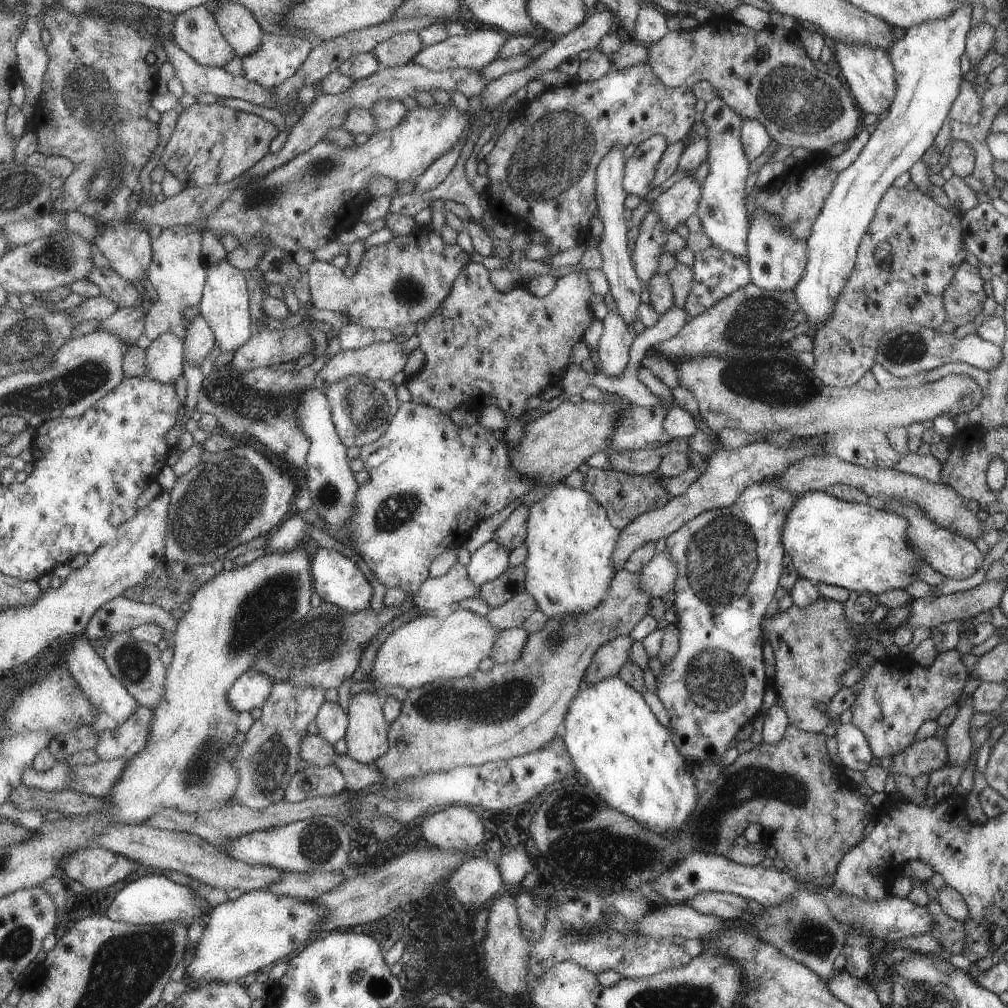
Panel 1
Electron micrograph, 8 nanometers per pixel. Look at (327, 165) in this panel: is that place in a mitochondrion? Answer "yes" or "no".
yes

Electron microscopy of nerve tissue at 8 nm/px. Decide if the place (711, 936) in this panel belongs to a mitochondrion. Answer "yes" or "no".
no

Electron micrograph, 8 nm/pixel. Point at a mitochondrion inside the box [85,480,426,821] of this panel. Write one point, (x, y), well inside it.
(275, 602)

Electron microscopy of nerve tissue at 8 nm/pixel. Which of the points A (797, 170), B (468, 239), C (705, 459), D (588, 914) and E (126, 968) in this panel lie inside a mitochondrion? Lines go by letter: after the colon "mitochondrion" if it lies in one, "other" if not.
A: other
B: other
C: other
D: mitochondrion
E: mitochondrion

